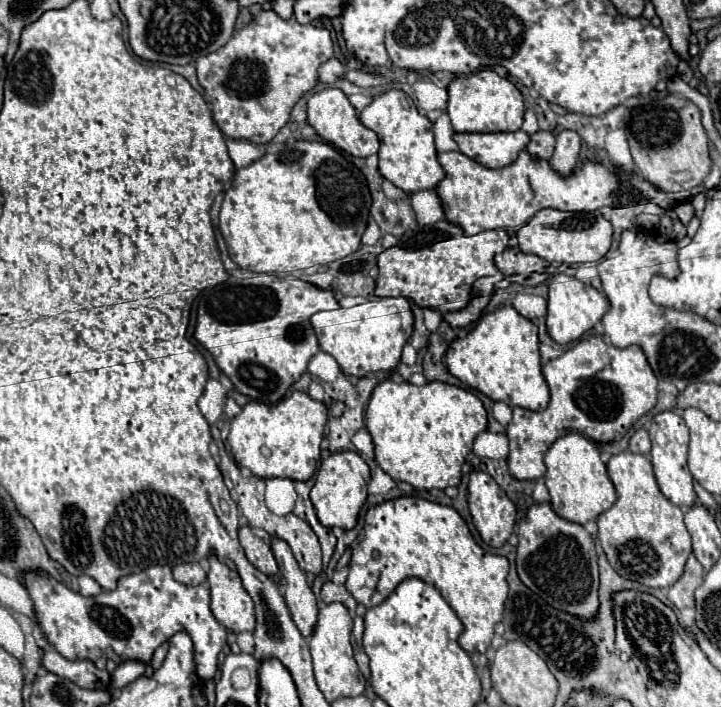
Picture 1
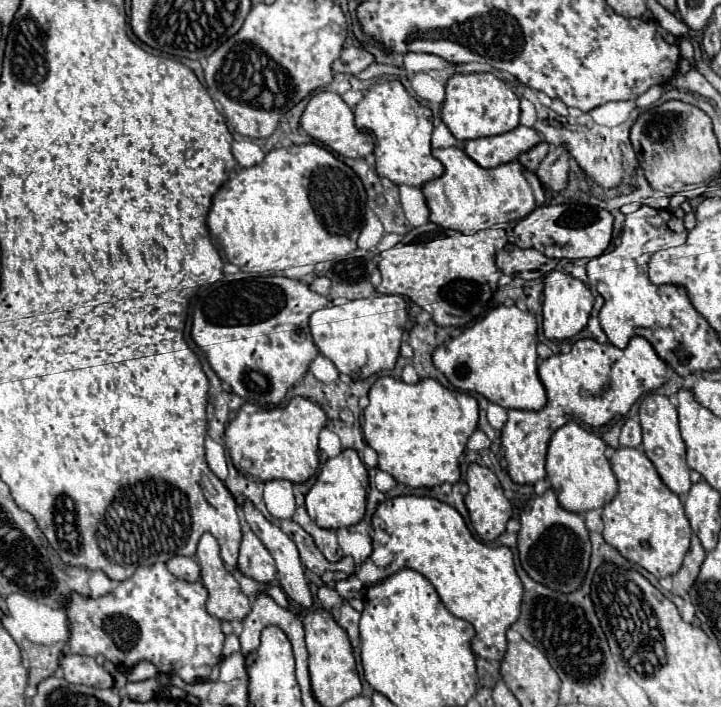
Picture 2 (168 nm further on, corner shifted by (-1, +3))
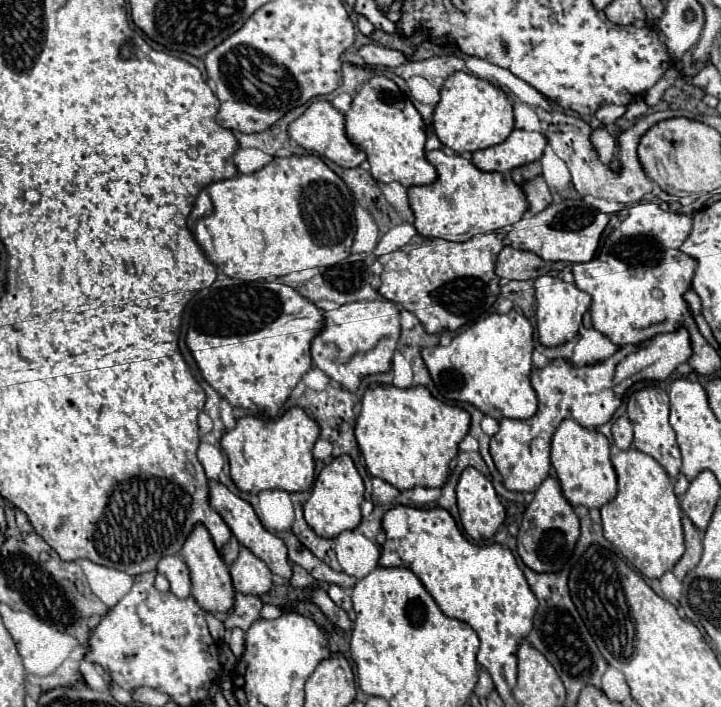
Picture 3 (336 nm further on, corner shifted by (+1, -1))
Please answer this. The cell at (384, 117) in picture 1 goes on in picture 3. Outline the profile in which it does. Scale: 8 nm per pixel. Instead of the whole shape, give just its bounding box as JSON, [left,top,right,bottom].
[346,75,438,187]

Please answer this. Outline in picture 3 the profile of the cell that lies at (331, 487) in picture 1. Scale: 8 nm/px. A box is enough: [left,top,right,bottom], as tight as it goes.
[304,455,364,539]

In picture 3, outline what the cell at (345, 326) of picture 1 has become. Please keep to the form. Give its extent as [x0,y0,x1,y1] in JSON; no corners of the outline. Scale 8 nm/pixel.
[312,295,400,391]

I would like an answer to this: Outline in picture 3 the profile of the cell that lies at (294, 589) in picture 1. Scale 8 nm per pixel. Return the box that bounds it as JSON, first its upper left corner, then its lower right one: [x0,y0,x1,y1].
[210,481,292,583]

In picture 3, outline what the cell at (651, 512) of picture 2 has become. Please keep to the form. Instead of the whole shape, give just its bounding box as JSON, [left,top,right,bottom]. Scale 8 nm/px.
[600,446,684,579]

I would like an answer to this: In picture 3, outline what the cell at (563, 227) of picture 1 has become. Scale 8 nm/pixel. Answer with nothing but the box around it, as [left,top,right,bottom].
[506,199,608,263]

